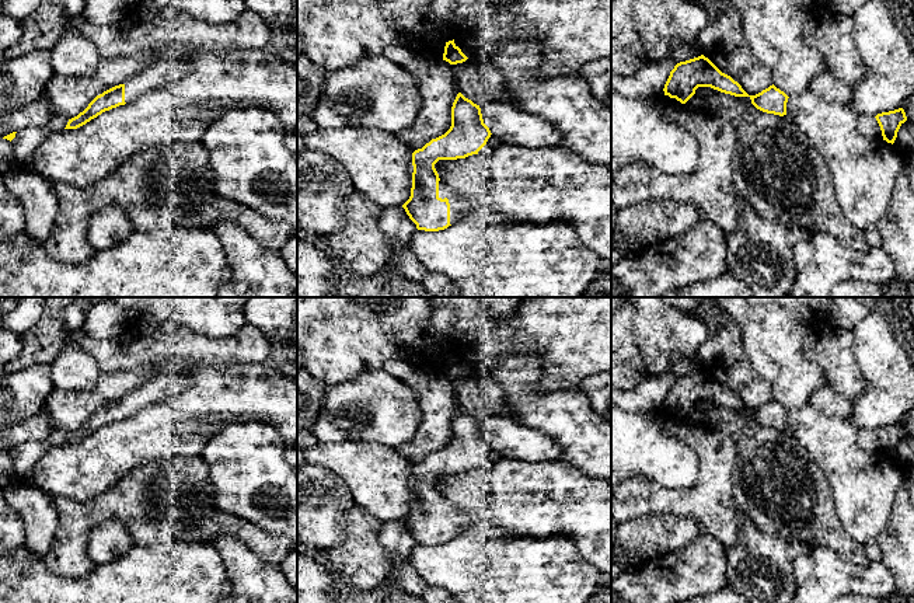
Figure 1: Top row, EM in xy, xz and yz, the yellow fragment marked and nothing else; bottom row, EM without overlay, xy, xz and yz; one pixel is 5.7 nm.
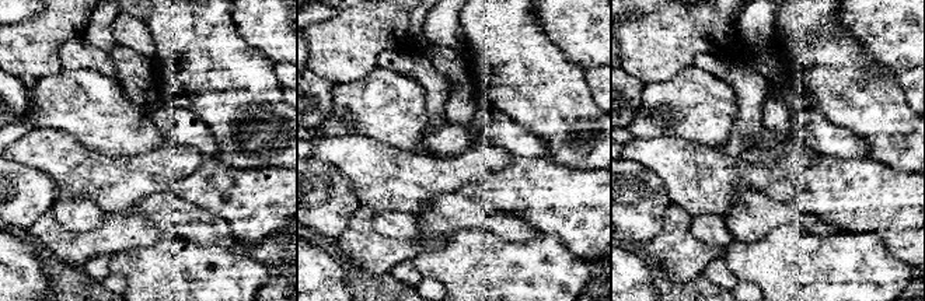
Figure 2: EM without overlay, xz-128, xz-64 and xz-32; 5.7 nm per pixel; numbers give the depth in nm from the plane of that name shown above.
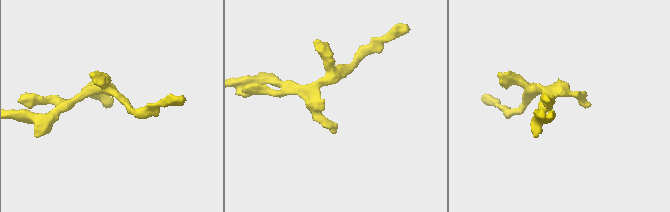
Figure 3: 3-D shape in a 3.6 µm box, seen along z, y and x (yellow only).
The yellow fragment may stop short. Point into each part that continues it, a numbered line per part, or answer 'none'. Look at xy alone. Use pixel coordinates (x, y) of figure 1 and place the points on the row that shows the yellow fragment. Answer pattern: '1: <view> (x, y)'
1: xy (170, 69)

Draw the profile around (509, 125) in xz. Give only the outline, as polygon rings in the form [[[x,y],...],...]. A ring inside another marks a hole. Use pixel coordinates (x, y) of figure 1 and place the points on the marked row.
[[[486,102],[481,107],[484,123],[500,143],[524,147],[561,146],[562,135],[548,121],[517,109],[512,102]]]

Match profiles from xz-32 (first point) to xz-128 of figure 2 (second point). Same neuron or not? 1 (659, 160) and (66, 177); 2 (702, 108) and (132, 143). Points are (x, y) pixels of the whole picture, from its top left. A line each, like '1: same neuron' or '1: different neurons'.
1: same neuron
2: same neuron

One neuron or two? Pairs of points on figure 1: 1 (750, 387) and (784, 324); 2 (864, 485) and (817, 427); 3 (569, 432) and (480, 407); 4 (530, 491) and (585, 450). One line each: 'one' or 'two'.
1: two
2: one
3: two
4: two

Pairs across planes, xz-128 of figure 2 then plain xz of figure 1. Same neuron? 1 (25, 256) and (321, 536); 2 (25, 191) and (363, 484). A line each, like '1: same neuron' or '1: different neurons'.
1: different neurons
2: different neurons

